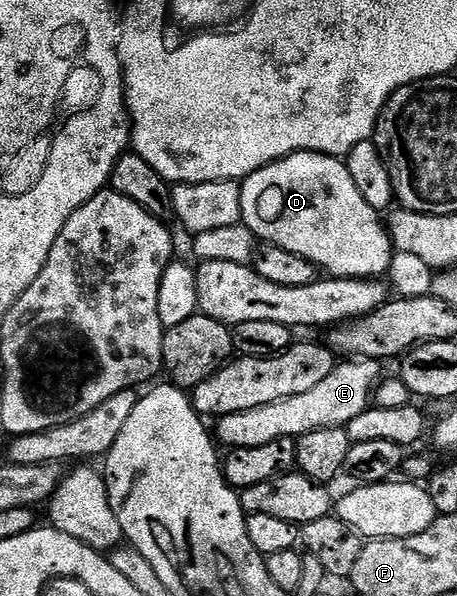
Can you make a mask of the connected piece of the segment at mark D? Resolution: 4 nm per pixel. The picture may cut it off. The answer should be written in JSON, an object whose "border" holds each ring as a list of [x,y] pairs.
{"border":[[[297,150],[295,154],[290,154],[287,158],[280,158],[277,162],[269,162],[264,168],[249,174],[241,183],[241,188],[242,222],[251,230],[255,239],[271,242],[288,252],[296,252],[296,256],[304,256],[304,260],[308,260],[312,265],[318,267],[319,271],[335,278],[378,278],[385,275],[390,268],[392,243],[387,227],[384,225],[379,211],[373,210],[368,204],[368,200],[364,200],[364,196],[360,196],[360,188],[356,188],[356,183],[352,181],[352,176],[341,157],[332,154],[317,154],[311,150]]]}

